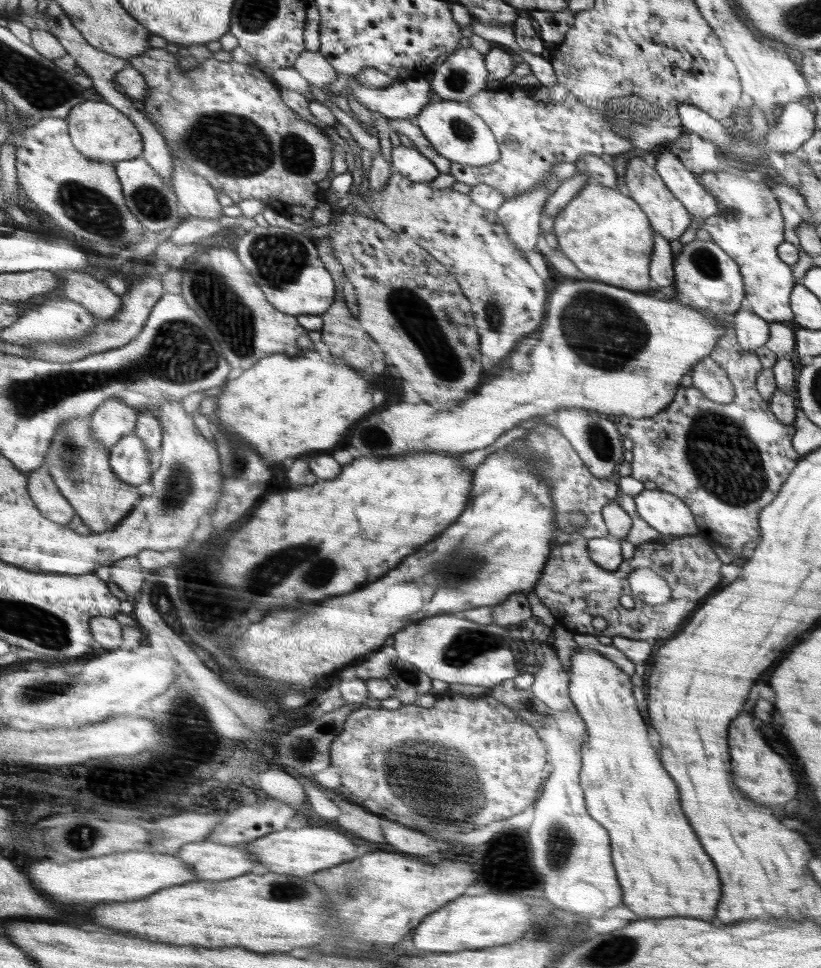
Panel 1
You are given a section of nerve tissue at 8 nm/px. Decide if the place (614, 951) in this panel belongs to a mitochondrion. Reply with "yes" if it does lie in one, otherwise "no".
yes

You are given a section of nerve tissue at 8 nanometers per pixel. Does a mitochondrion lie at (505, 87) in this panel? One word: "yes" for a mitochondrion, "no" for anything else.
no

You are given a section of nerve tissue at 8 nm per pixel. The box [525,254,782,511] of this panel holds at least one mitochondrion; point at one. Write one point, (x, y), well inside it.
(596, 325)

